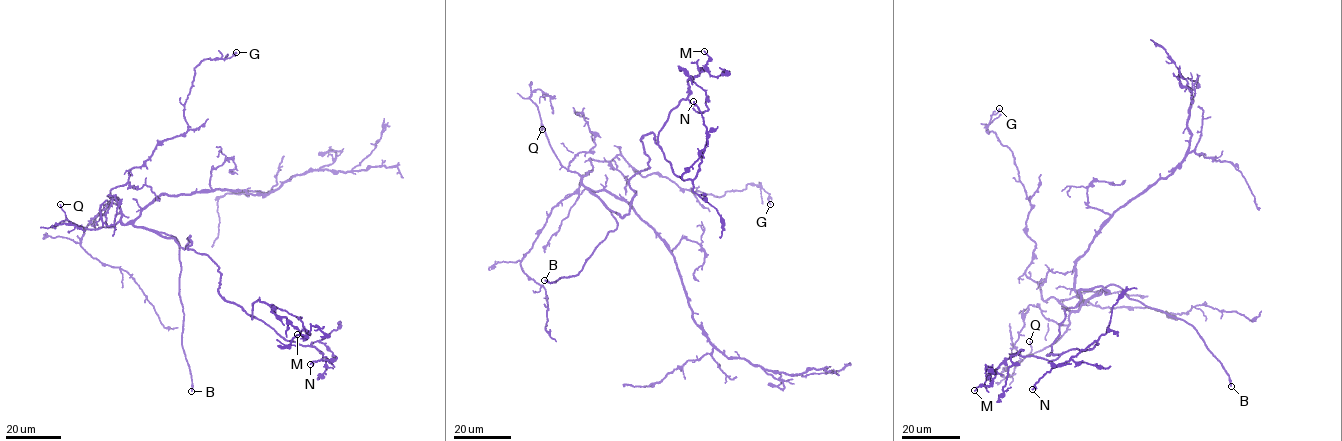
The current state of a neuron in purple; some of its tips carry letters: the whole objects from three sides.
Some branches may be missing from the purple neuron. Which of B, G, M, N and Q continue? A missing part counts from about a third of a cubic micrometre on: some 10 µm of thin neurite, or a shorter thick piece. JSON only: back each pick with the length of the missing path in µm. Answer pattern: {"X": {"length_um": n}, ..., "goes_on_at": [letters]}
{"B": {"length_um": 30}, "Q": {"length_um": 70}, "goes_on_at": ["B", "Q"]}

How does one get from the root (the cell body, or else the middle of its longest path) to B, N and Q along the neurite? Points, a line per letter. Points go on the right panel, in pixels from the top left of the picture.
B: (1092, 297), (1114, 284), (1129, 298), (1185, 320), (1221, 364), (1231, 386)
N: (1092, 297), (1109, 292), (1102, 286), (1079, 291), (1046, 354), (1098, 344), (1046, 372), (1032, 389)
Q: (1092, 297), (1071, 312), (1065, 331), (1051, 345), (1031, 354), (1029, 341)

